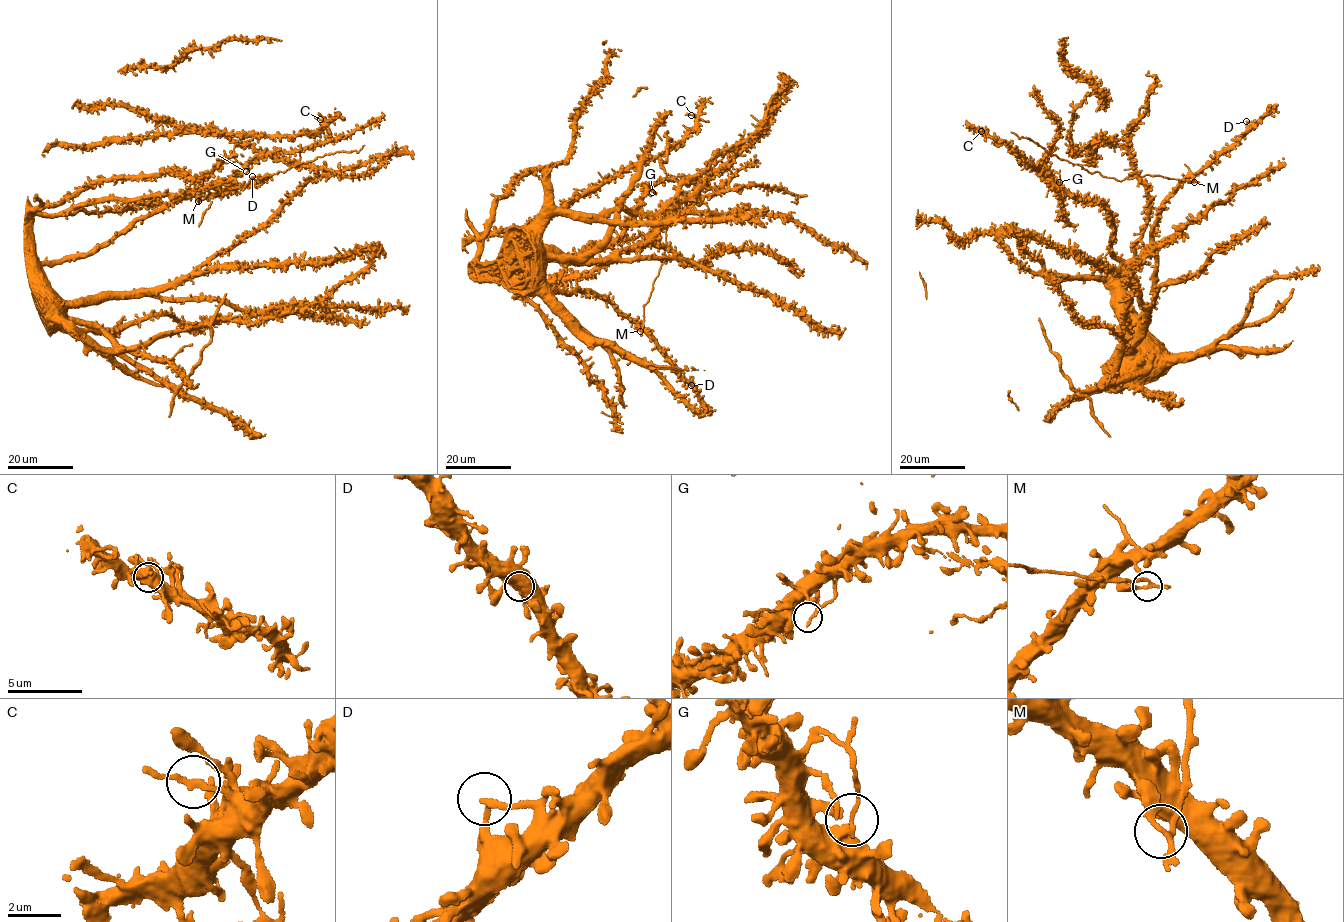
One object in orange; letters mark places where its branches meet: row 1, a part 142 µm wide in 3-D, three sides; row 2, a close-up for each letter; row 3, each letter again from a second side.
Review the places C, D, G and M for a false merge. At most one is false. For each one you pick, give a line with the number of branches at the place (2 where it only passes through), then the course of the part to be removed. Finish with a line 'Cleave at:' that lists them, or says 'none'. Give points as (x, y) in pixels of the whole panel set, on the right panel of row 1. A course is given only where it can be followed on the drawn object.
M: Branches: 3. Course of the part to remove: (1194, 182), (1147, 174), (1120, 181), (1089, 173), (1011, 131)
Cleave at: M

